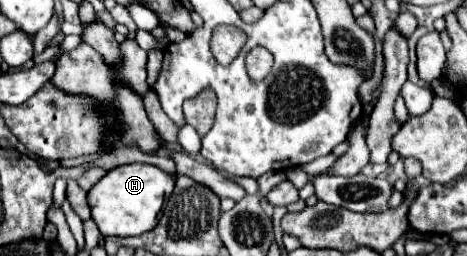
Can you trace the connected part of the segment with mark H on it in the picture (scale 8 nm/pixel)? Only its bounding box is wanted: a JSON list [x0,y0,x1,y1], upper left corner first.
[89,163,175,237]

